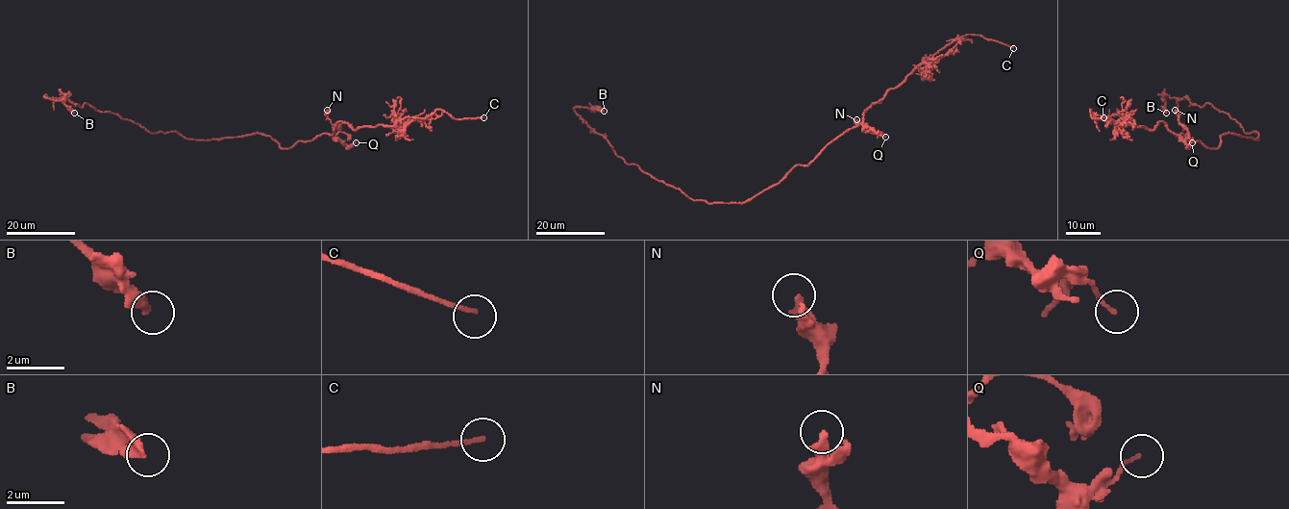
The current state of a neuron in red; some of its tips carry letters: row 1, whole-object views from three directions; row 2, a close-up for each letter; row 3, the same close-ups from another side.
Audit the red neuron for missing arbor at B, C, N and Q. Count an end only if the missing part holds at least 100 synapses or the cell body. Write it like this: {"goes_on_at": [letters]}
{"goes_on_at": ["C"]}

